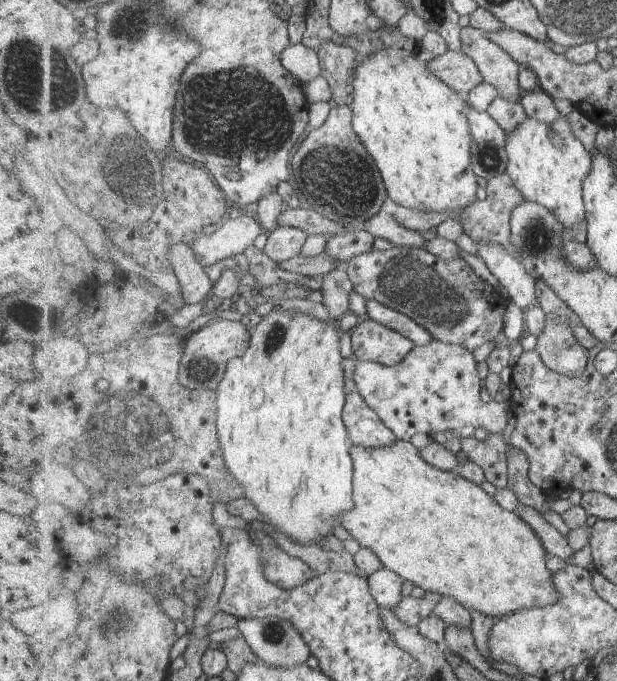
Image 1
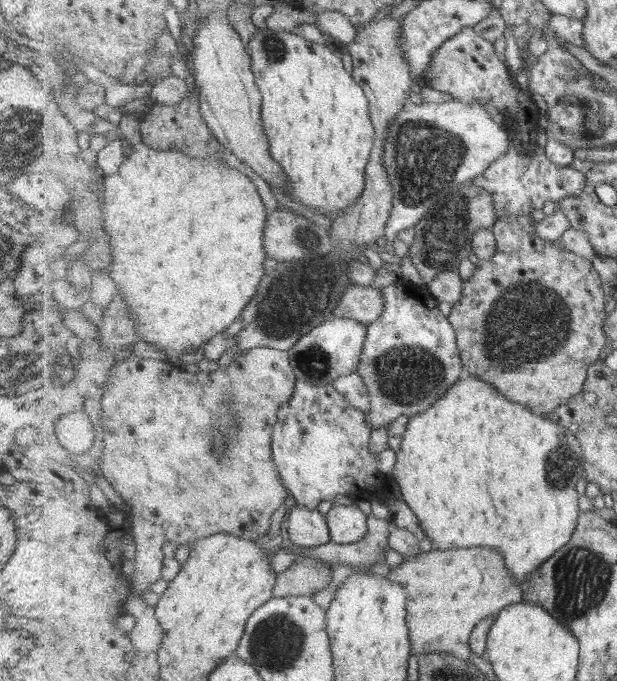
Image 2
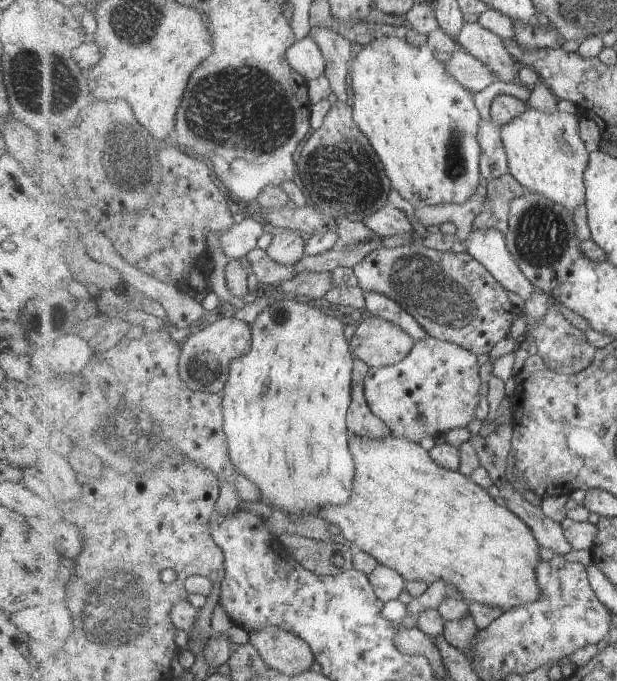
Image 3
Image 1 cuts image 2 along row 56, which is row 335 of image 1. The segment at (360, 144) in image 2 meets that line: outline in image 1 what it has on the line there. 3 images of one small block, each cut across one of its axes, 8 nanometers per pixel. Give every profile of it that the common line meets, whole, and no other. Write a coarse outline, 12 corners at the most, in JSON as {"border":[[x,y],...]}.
{"border":[[279,307],[217,386],[225,464],[321,544],[355,507],[336,321]]}

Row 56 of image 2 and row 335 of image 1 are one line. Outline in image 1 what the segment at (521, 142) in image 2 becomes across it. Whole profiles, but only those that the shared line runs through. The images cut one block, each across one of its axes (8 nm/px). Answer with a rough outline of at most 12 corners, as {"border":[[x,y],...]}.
{"border":[[394,246],[346,269],[357,294],[472,353],[507,301],[463,258]]}

